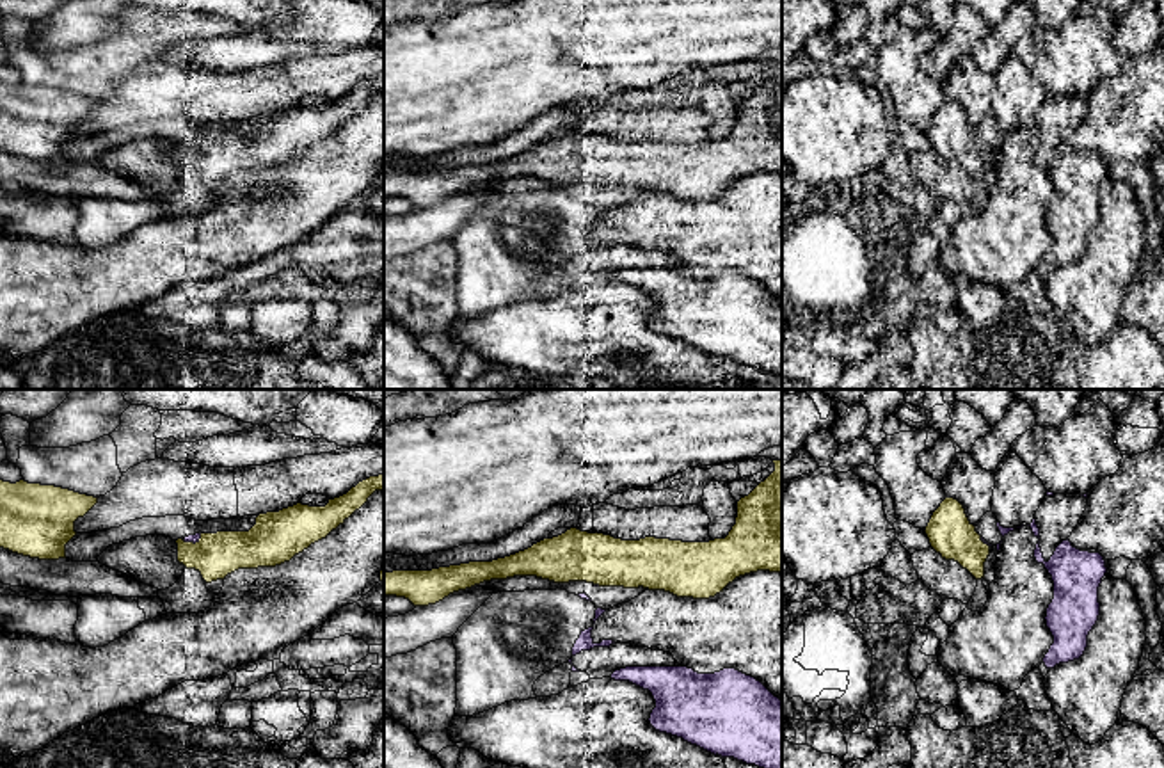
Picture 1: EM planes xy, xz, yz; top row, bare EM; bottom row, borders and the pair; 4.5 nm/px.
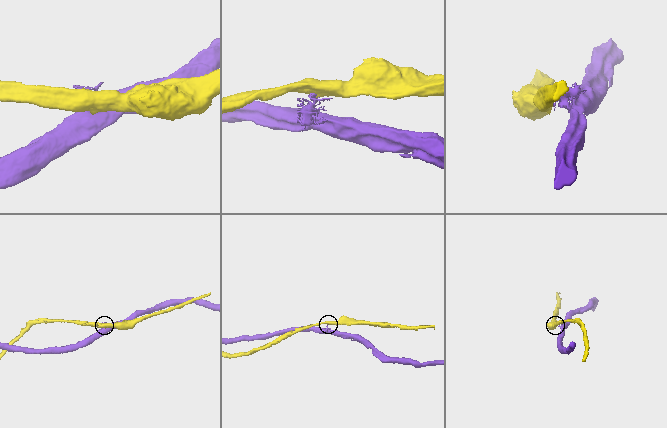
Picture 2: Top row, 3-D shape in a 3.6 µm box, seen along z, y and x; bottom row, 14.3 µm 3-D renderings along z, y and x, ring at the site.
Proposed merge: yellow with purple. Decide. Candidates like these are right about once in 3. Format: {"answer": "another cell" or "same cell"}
{"answer": "another cell"}

